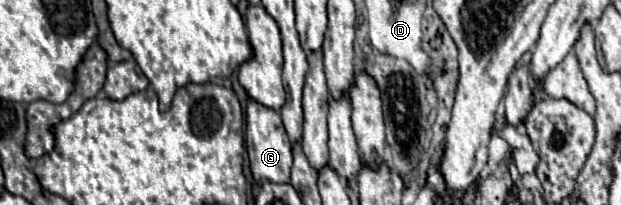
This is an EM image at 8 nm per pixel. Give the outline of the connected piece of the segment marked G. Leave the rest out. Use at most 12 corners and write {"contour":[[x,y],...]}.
{"contour":[[249,100],[255,182],[287,184],[293,156],[279,114]]}

